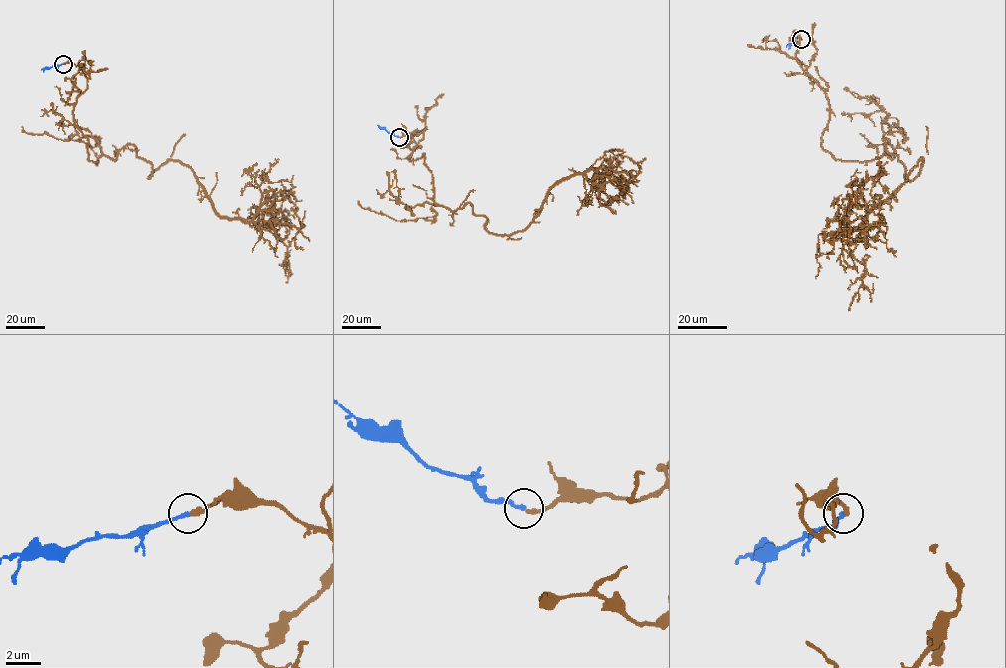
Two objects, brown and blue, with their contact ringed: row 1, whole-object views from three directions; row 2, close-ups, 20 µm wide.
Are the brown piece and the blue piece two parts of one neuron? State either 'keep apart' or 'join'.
join

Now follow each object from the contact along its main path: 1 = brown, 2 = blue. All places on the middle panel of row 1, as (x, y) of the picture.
1: (399, 137), (422, 133), (409, 159), (424, 154), (437, 205), (469, 203), (502, 235), (603, 162), (633, 182)
2: (399, 137), (377, 125)

